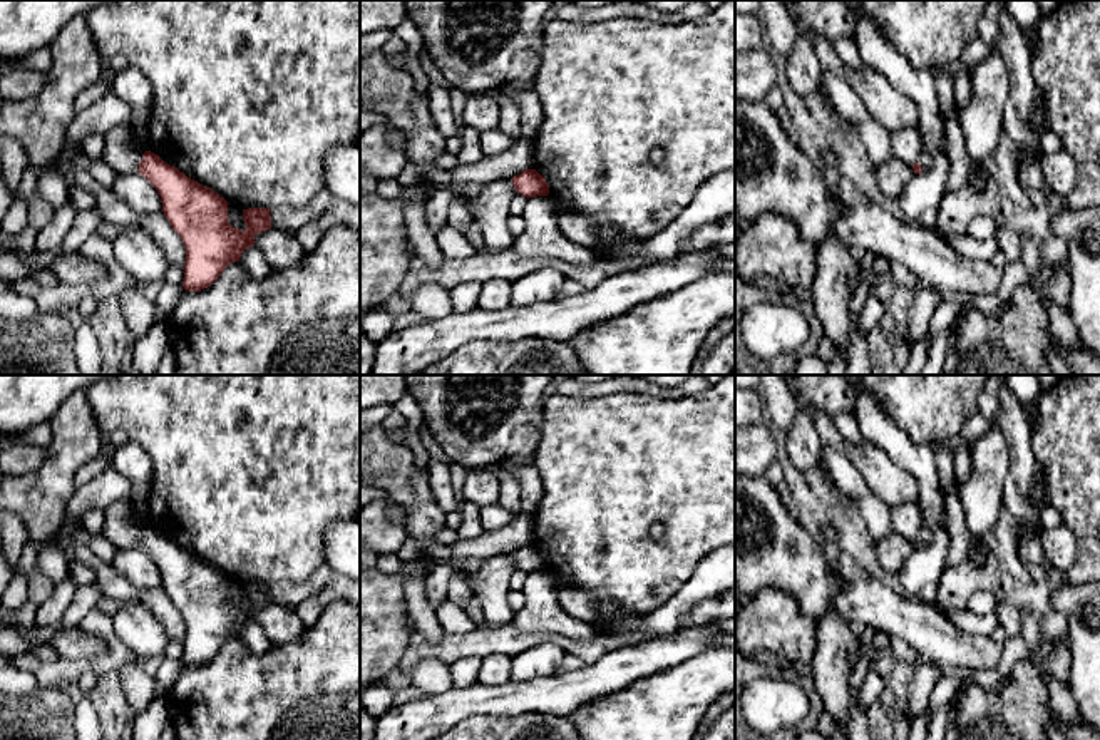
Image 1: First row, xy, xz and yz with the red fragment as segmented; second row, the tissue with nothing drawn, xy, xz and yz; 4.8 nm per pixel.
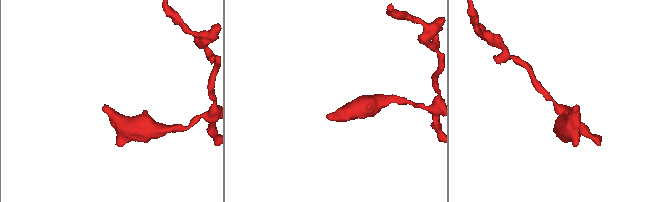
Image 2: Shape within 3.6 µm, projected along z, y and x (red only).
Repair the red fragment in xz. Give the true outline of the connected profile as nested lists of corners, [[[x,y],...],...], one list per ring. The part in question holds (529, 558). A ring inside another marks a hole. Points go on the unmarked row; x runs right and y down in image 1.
[[[524,544],[511,556],[492,556],[472,578],[472,589],[481,603],[484,619],[492,626],[511,624],[514,611],[509,606],[509,579],[516,569],[527,574],[547,571],[549,561],[536,544]]]

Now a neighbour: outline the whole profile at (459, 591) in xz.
[[[454,569],[449,581],[447,599],[464,608],[472,599],[472,589],[467,578],[462,576],[459,569]]]

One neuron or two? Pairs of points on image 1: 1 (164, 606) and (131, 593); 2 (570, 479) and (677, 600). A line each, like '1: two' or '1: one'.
1: one
2: two

